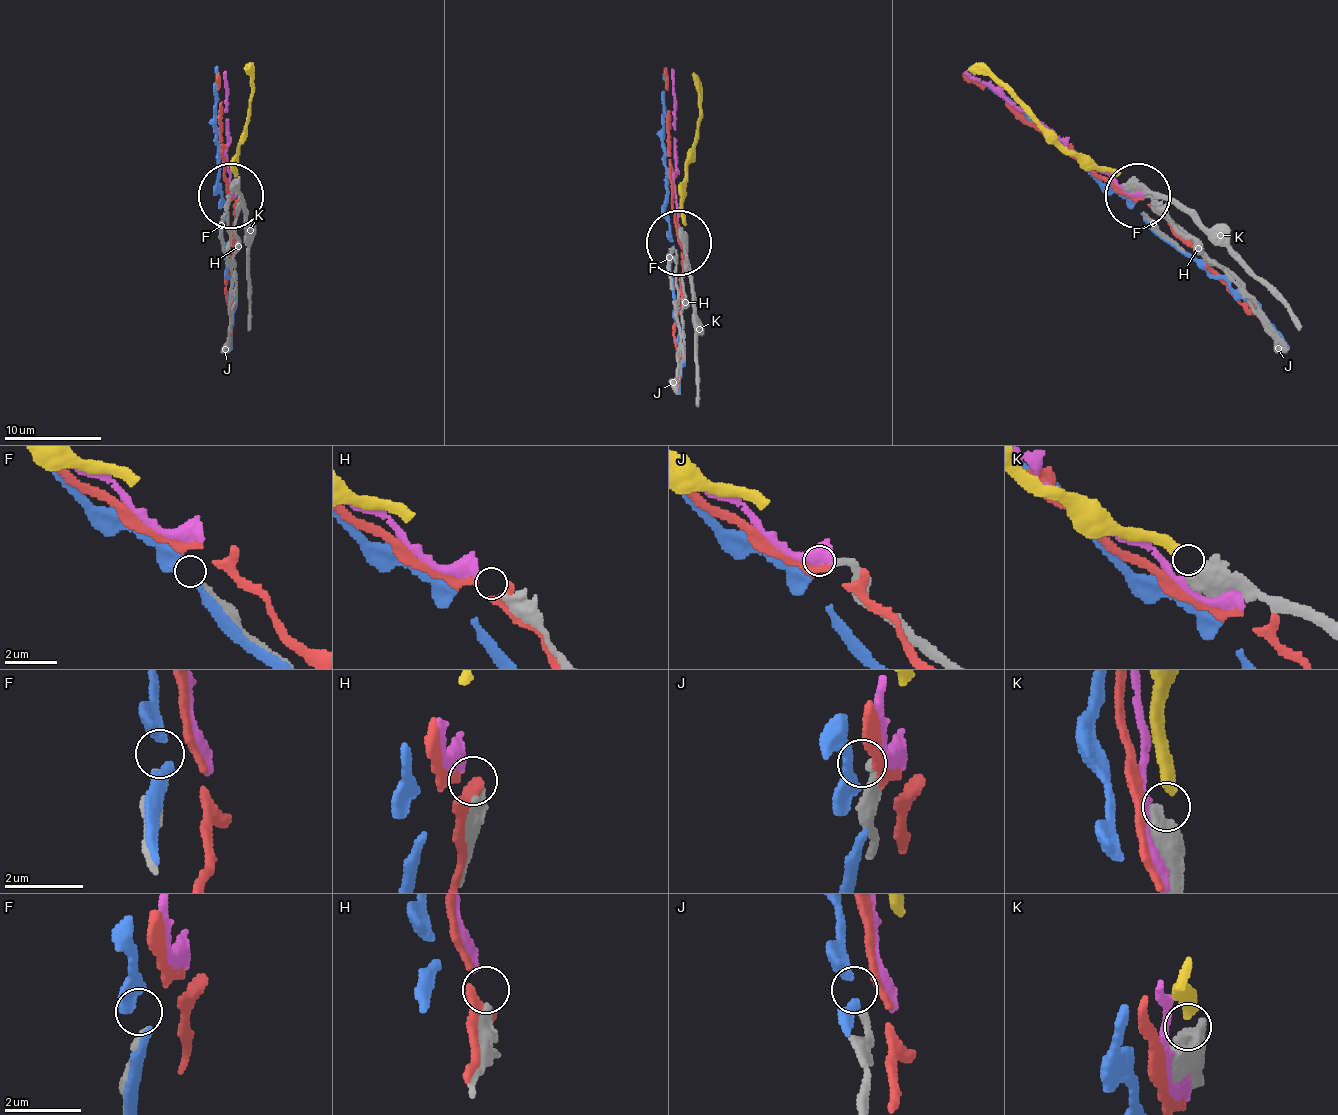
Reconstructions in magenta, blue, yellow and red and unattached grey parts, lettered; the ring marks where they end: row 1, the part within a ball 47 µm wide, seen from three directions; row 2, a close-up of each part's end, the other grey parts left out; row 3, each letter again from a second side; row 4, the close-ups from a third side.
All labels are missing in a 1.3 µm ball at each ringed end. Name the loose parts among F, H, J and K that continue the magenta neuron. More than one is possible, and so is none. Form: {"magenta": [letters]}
{"magenta": ["H"]}

